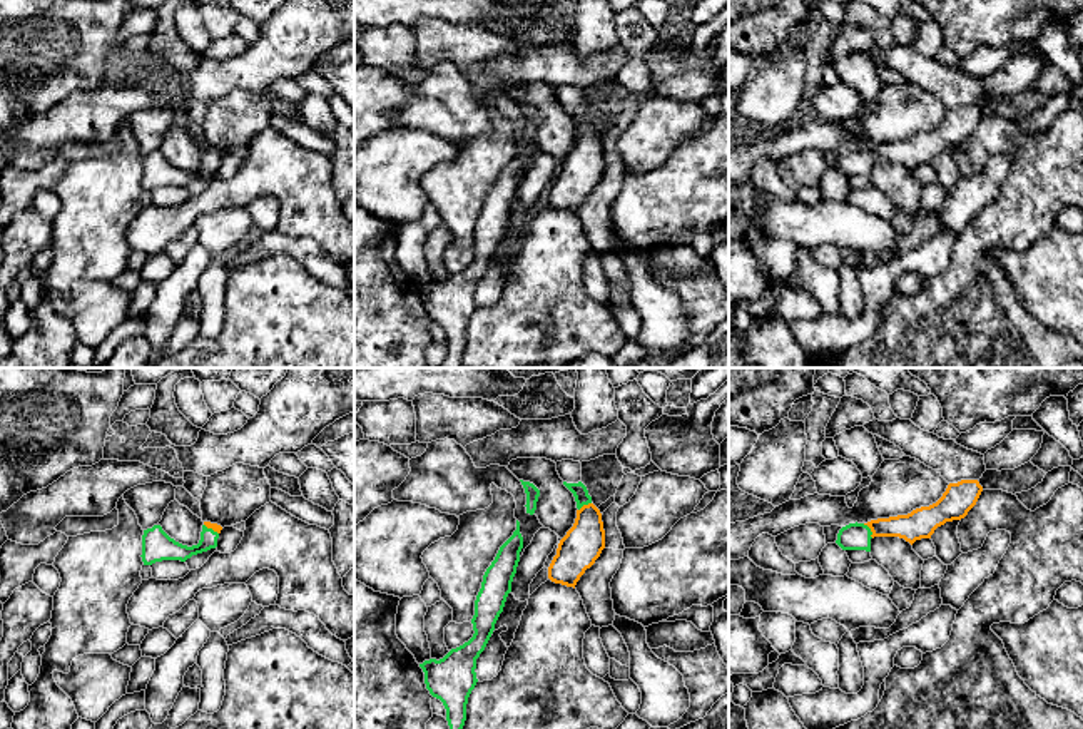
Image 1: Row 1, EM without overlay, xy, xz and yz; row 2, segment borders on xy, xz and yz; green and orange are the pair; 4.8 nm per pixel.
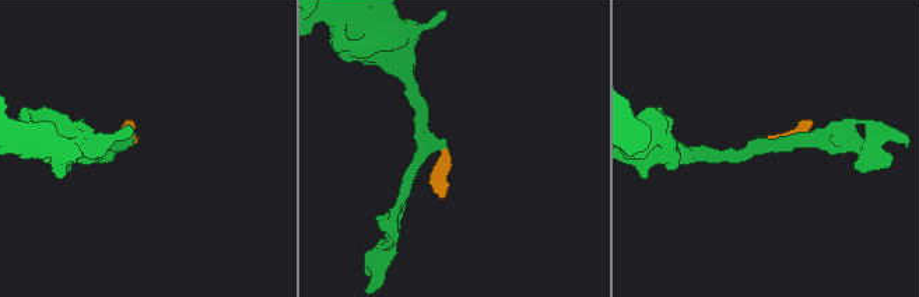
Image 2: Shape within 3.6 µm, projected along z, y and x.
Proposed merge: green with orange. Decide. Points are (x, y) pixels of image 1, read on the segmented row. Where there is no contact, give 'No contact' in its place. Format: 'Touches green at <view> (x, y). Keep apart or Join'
Touches green at yz (869, 530). Join

